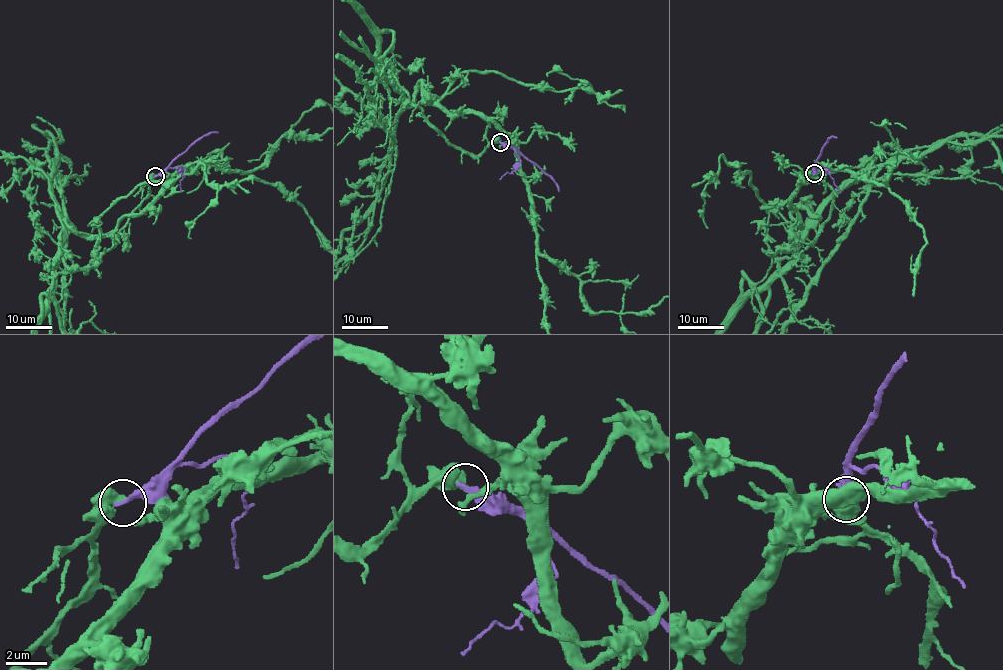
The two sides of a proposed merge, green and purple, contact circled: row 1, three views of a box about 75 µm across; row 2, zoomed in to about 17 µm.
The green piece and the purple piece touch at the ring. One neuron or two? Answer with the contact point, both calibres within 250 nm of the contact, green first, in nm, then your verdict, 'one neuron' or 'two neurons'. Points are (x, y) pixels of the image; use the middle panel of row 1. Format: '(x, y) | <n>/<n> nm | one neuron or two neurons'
(500, 142) | 500/360 nm | two neurons

